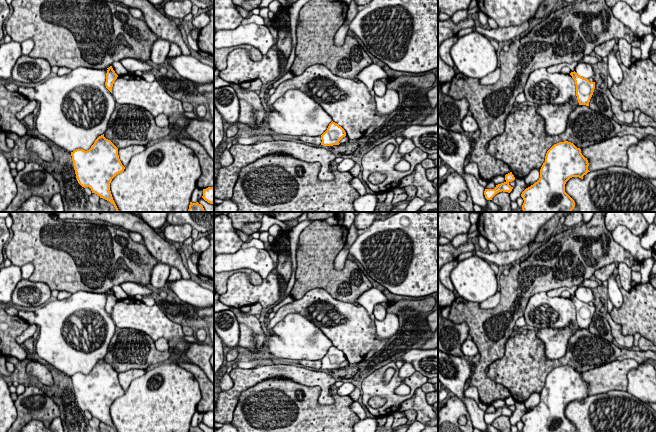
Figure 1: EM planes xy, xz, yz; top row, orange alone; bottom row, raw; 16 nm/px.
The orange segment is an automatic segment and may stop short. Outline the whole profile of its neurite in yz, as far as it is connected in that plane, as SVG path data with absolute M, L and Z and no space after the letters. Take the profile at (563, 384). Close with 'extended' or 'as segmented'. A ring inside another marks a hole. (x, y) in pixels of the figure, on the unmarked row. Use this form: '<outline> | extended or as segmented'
M564 365L554 368L546 377L539 404L522 416L522 432L574 432L575 426L565 416L565 408L572 401L583 403L583 400L590 396L588 390L587 382L573 367Z | as segmented

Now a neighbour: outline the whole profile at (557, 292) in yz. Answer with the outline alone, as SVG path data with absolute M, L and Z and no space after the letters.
M574 286L574 287L571 287L571 288L568 288L568 287L560 287L560 288L557 288L557 289L553 289L553 290L550 290L547 292L547 295L549 297L558 297L561 295L561 293L563 291L569 291L571 296L574 295L575 291L576 291L577 287Z

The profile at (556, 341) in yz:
M571 323L562 329L554 329L551 327L534 328L537 337L545 345L545 356L550 360L560 359L565 356L569 339L578 329L577 323Z

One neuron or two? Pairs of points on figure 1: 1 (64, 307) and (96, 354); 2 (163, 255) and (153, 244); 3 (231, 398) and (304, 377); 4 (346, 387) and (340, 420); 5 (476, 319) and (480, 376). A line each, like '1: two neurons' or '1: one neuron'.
1: one neuron
2: one neuron
3: one neuron
4: two neurons
5: one neuron

